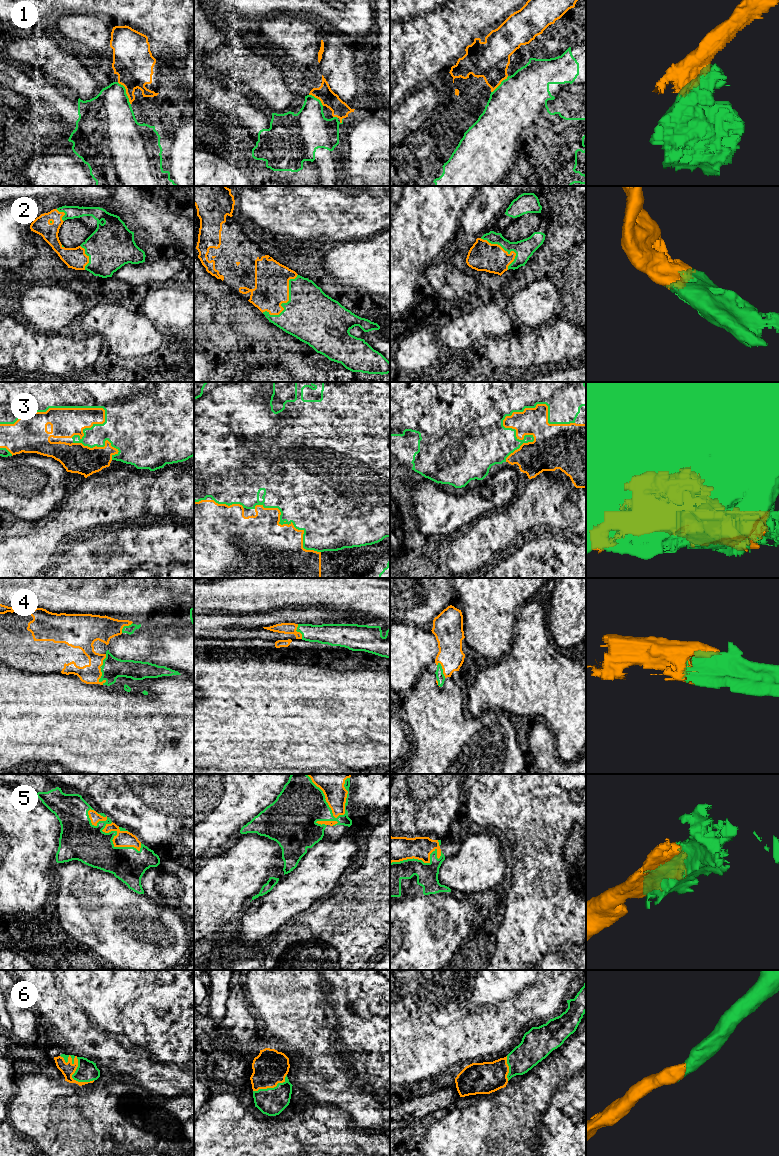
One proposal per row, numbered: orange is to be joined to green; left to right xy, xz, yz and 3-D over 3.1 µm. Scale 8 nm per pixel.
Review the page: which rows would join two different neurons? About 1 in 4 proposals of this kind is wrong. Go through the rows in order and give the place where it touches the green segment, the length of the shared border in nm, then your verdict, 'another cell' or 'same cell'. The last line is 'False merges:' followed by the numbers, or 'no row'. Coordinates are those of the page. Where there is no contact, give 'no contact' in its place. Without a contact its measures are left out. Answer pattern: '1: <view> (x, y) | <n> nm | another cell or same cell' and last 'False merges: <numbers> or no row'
1: xy (125, 92) | 220 nm | another cell
2: xz (287, 302) | 420 nm | same cell
3: yz (508, 415) | 650 nm | same cell
4: xy (101, 669) | 260 nm | same cell
5: xz (325, 800) | 440 nm | same cell
6: xy (76, 1069) | 340 nm | same cell
False merges: 1

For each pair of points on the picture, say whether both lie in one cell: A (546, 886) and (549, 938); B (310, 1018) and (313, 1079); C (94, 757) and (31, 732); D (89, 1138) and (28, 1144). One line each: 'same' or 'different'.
A: different
B: same
C: same
D: different

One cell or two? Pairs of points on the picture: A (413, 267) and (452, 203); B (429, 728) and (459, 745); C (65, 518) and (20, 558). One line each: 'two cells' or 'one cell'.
A: one cell
B: two cells
C: one cell

